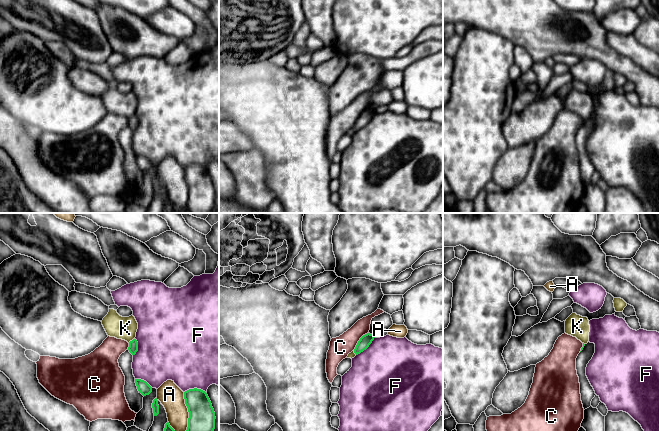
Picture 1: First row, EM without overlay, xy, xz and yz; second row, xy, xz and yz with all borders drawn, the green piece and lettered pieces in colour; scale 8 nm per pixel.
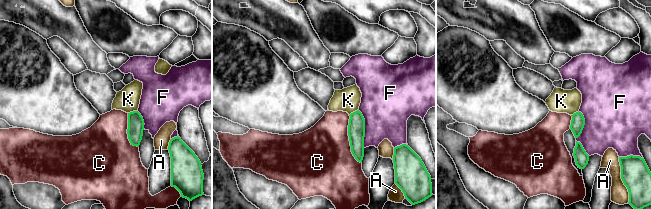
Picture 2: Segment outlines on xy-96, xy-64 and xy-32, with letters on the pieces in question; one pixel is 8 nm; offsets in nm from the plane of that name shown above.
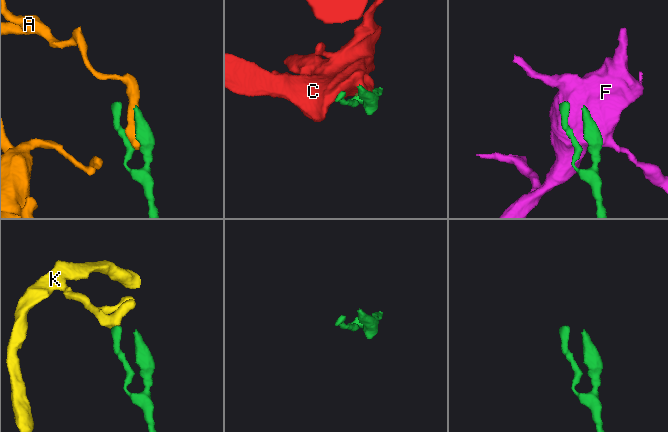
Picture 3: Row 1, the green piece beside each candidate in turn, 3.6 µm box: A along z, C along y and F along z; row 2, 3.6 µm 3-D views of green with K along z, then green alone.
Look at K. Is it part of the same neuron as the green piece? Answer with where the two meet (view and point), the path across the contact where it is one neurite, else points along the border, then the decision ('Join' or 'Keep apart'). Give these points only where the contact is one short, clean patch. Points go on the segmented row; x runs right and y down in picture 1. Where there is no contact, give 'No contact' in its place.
Touches green at xy (132, 340). Boundary: xy (134, 338), (128, 342). Keep apart

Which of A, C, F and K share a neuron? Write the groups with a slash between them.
A / C / F / K

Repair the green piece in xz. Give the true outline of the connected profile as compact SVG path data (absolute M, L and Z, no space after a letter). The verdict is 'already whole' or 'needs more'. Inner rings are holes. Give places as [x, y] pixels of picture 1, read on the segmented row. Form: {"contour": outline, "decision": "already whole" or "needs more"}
{"contour": "M370 333L363 335L357 343L354 349L354 353L358 355L364 350L366 350L369 347L369 345L372 343L374 338L375 338L374 335Z", "decision": "already whole"}

